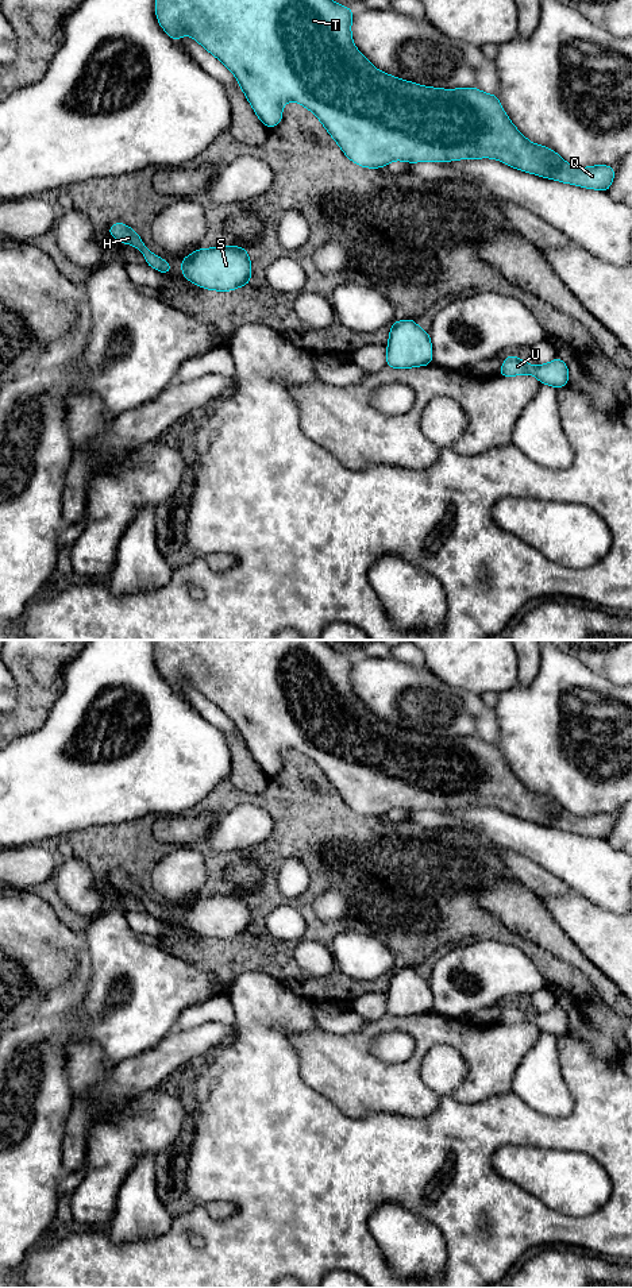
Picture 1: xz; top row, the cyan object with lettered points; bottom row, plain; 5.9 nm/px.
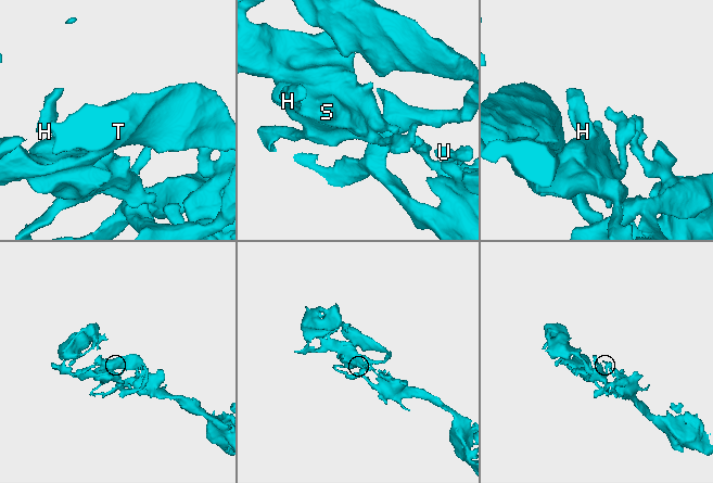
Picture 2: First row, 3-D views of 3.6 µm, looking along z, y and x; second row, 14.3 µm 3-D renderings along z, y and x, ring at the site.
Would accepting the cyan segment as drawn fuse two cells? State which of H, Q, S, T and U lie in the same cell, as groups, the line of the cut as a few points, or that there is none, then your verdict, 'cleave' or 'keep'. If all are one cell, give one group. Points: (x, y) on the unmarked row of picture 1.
H Q S T U | no cut | keep

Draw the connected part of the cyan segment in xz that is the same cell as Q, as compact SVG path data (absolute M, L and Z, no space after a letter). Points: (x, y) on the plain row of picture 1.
M154 640L159 674L174 689L184 682L213 702L238 728L250 753L267 775L282 768L282 755L297 749L313 760L340 798L362 815L384 817L392 809L448 810L493 806L510 815L543 826L608 840L614 815L596 813L574 815L554 798L529 790L504 760L496 743L475 734L440 737L423 734L375 717L355 695L351 683L354 658L331 648L323 640Z

